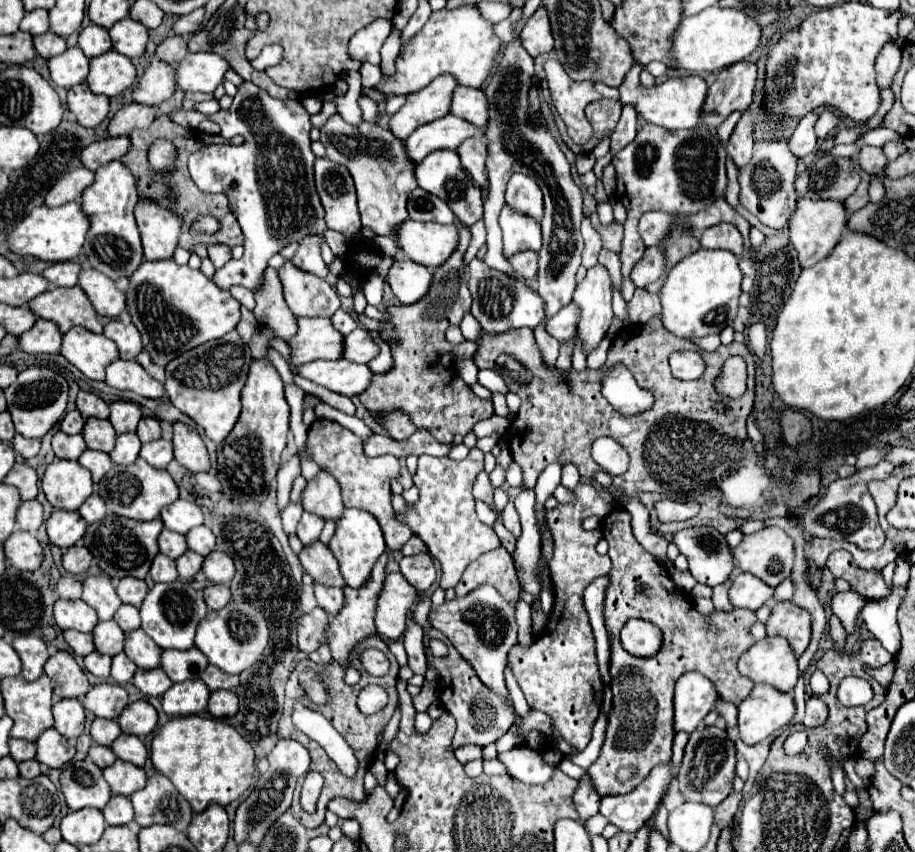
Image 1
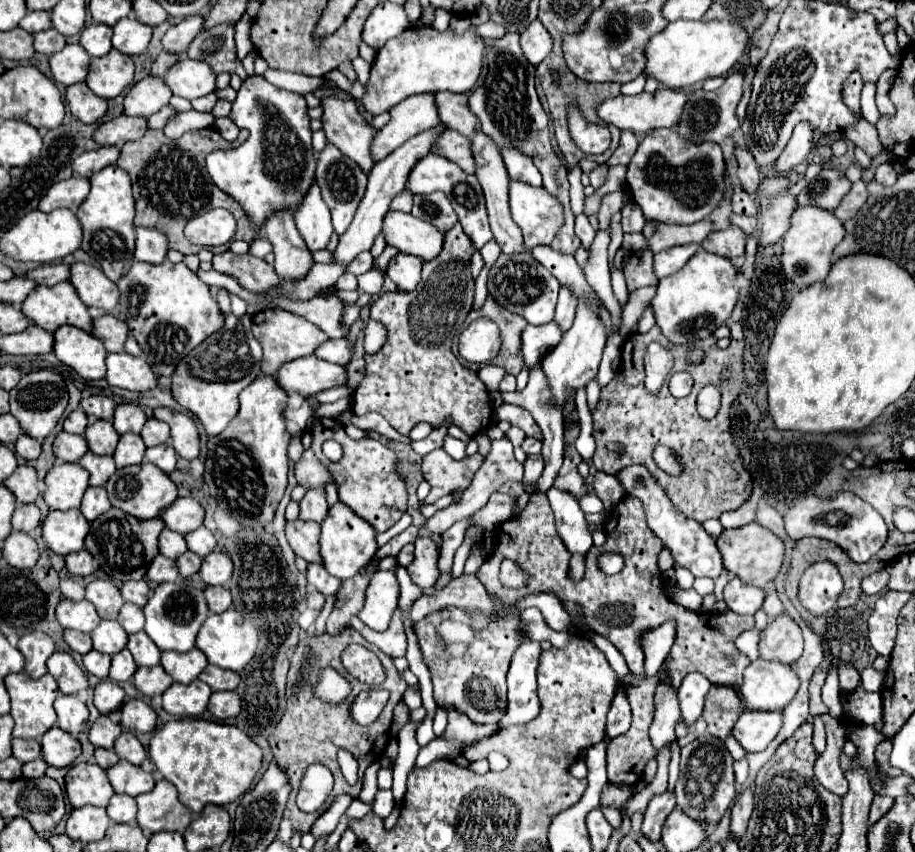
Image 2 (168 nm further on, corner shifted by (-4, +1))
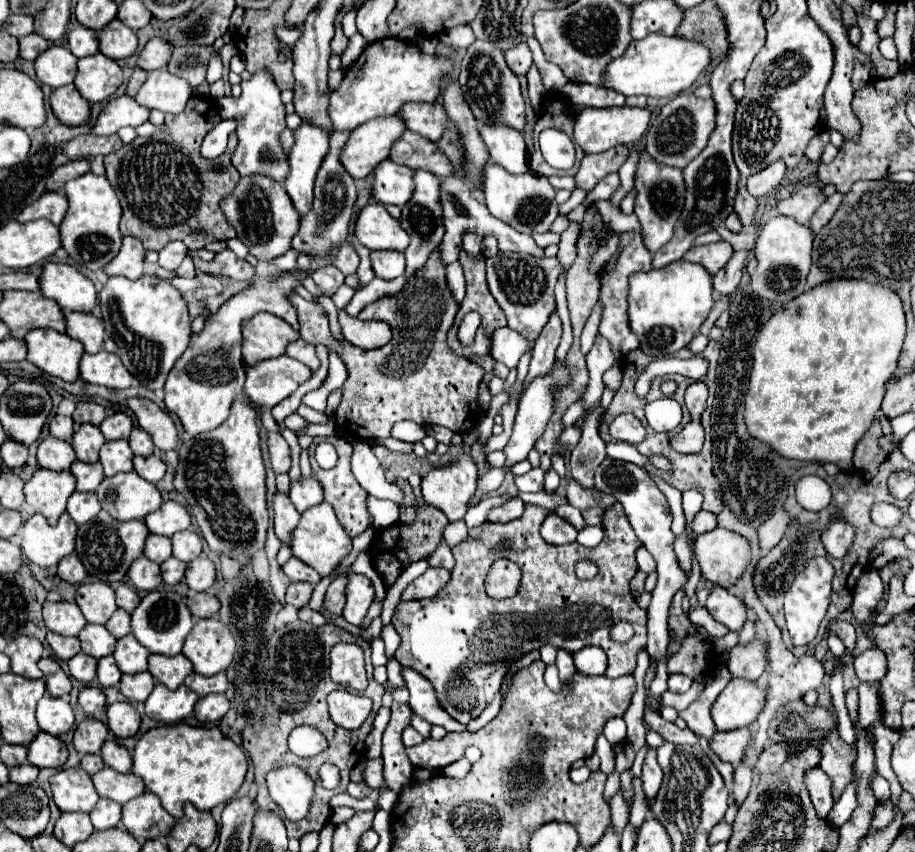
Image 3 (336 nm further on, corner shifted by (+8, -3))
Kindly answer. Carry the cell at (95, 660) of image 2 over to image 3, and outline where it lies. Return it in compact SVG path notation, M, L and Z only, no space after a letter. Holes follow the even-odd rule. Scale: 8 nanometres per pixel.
M80 652L68 660L68 670L70 670L70 676L74 676L76 680L84 684L92 684L96 678L96 664L98 664L96 658L90 658L84 652Z

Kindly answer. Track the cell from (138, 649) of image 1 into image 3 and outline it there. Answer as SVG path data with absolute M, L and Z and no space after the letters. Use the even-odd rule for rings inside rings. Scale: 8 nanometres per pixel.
M132 634L118 640L114 658L116 658L118 668L124 674L138 674L138 672L144 672L148 666L148 662L146 662L148 652L146 652L146 648L142 648L142 644L138 644L138 640L134 640Z

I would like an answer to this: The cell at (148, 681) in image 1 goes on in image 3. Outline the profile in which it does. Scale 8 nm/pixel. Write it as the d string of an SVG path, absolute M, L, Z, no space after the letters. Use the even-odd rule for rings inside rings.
M148 672L124 674L118 688L130 702L144 702L154 688L154 678Z

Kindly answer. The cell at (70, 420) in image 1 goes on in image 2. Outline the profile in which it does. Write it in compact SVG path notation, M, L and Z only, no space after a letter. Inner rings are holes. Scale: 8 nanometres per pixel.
M78 408L78 410L70 412L68 418L64 420L64 430L70 432L70 434L84 434L86 424L88 424L88 418L86 418L86 414Z

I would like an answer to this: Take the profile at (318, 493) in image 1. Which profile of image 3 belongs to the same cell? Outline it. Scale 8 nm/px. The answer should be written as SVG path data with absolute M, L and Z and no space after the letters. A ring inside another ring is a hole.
M280 432L268 434L268 452L270 452L272 470L276 474L290 470L290 448L288 448L288 444Z

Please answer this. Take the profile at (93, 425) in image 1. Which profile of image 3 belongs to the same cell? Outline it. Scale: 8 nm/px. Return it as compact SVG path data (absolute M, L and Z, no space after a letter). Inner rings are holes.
M82 424L72 438L72 446L76 452L76 458L80 462L98 462L98 452L104 444L104 436L100 432L100 428L90 426L90 424Z

